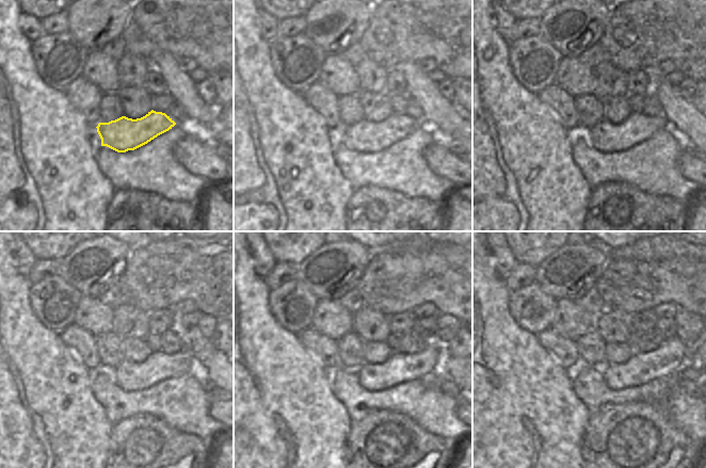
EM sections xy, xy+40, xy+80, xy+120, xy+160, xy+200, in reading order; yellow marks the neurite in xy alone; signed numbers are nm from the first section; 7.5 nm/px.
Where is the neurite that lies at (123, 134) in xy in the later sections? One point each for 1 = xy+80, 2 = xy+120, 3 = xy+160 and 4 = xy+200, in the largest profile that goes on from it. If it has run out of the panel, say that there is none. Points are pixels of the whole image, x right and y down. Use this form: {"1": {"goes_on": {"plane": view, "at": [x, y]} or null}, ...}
{"1": {"goes_on": {"plane": "xy+80", "at": [606, 136]}}, "2": {"goes_on": {"plane": "xy+120", "at": [130, 376]}}, "3": {"goes_on": {"plane": "xy+160", "at": [399, 368]}}, "4": {"goes_on": {"plane": "xy+200", "at": [659, 365]}}}

